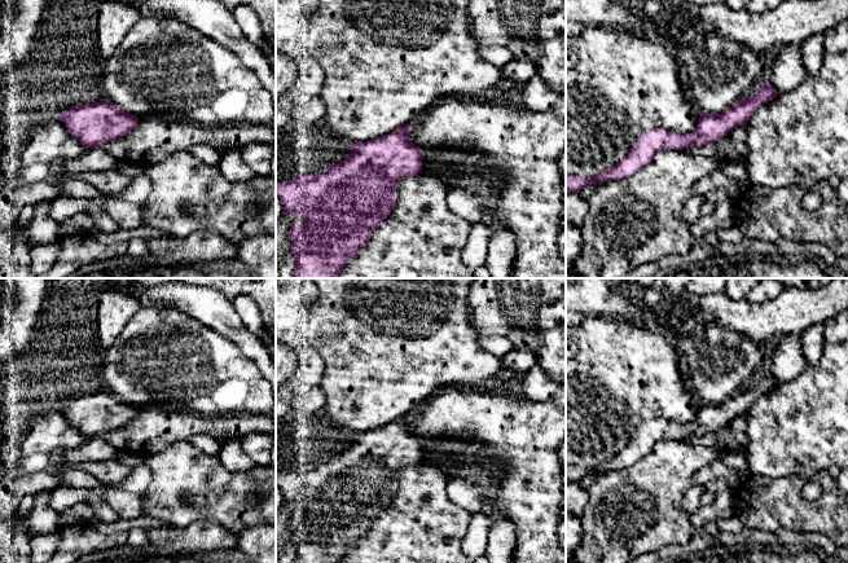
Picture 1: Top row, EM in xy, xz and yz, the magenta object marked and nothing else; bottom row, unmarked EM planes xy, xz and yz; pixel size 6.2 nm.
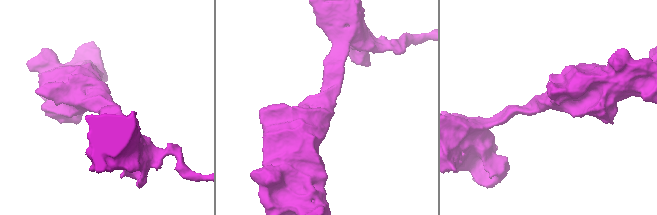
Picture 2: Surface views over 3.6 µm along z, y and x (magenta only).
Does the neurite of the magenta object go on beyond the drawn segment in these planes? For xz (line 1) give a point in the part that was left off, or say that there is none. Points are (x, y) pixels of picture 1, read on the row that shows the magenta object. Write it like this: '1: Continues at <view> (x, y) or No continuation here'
1: No continuation here

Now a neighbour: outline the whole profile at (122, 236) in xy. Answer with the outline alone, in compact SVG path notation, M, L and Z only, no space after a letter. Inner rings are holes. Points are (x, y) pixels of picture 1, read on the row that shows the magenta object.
M141 225L139 228L132 228L132 229L119 228L117 232L110 234L102 233L95 226L89 233L96 241L104 245L119 245L119 243L128 243L131 239L135 238L151 239L157 237L168 236L164 232L153 229L146 225Z

